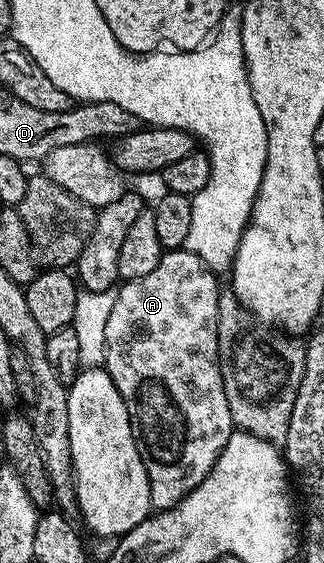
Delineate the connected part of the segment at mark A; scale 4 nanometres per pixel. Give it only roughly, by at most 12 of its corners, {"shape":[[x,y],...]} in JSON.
{"shape":[[187,248],[116,290],[102,366],[152,508],[234,433],[217,275]]}

